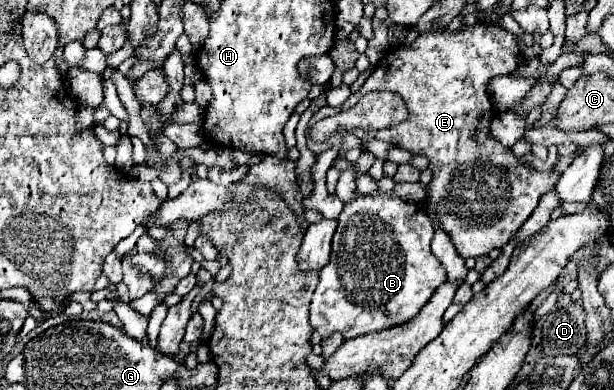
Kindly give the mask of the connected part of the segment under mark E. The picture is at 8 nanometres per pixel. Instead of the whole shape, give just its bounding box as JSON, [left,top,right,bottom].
[309,23,559,259]

